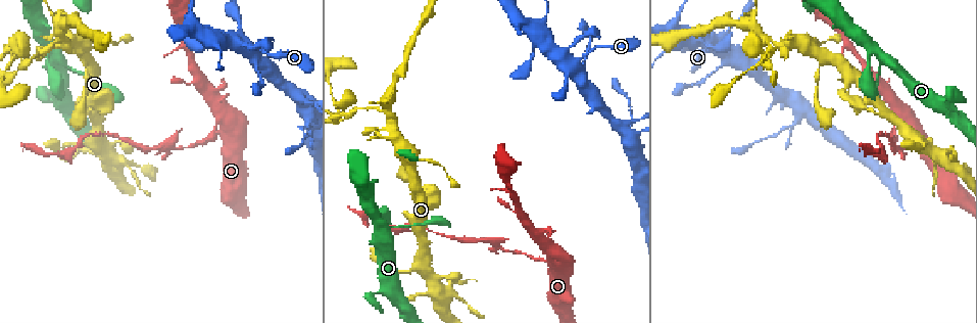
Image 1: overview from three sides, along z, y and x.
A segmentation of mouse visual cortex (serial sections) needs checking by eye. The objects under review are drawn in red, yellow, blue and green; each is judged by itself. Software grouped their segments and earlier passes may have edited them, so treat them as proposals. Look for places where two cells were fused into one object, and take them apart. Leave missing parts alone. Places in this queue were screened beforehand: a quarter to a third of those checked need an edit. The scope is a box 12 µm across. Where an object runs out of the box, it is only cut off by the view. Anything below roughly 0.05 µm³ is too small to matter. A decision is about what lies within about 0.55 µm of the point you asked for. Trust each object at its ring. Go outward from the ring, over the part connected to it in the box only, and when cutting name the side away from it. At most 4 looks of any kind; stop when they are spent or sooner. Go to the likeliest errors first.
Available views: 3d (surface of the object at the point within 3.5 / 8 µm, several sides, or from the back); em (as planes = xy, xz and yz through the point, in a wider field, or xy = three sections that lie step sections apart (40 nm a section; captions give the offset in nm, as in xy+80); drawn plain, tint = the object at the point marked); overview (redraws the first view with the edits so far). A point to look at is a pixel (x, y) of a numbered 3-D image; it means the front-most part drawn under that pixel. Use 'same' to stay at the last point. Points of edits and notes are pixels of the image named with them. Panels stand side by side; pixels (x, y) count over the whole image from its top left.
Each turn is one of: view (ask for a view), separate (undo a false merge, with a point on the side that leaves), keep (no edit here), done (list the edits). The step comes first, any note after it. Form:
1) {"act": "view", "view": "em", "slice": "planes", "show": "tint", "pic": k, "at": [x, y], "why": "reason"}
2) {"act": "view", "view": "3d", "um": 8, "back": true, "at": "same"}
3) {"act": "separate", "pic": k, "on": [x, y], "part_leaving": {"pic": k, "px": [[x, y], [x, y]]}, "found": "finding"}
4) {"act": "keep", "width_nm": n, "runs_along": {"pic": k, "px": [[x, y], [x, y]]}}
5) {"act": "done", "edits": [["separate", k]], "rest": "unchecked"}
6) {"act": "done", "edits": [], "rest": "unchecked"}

{"act": "view", "view": "3d", "um": 3.5, "back": true, "pic": 1, "at": [305, 127], "why": "sudden change in width"}

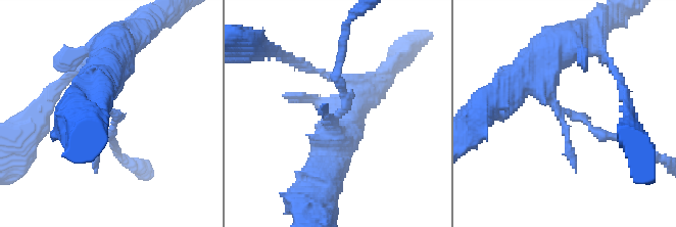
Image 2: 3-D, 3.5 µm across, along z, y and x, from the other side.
{"act": "view", "view": "em", "slice": "xy", "step": 3, "show": "tint", "pic": 2, "at": [337, 117]}

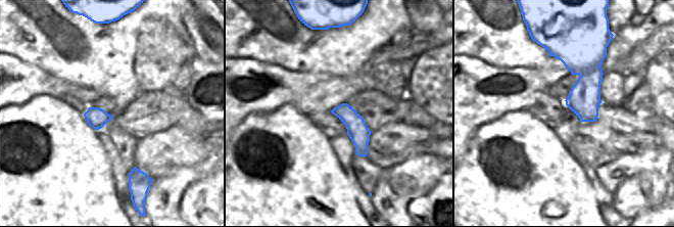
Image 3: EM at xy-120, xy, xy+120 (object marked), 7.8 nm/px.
{"act": "view", "view": "em", "slice": "xy", "step": 5, "show": "tint", "at": "same"}

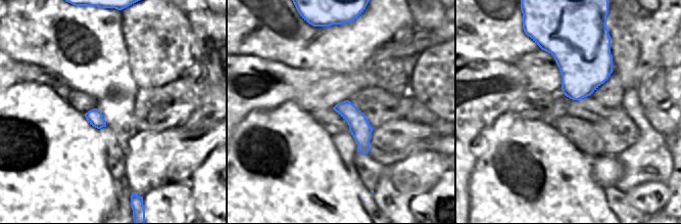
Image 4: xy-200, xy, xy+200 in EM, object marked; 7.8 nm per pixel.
{"act": "separate", "pic": 2, "on": [340, 57], "part_leaving": {"pic": 2, "px": [[340, 88], [337, 66], [346, 28]]}, "found": "a second cell is stuck on"}

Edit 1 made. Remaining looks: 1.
{"act": "view", "view": "3d", "um": 3.5, "pic": 1, "at": [48, 100], "why": "abrupt turn"}

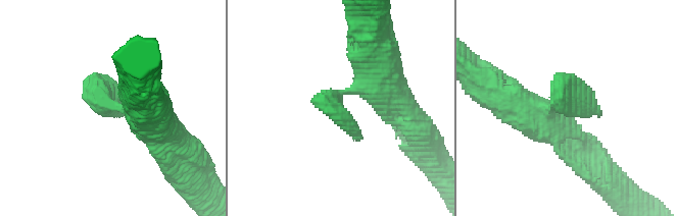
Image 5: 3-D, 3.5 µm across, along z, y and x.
{"act": "keep", "runs_along": {"pic": 5, "px": [[372, 47], [379, 67], [334, 99], [359, 141]]}, "found": "continuous, no second cell"}

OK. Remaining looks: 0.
{"act": "done", "edits": [["separate", 2]], "rest": "unchecked"}

